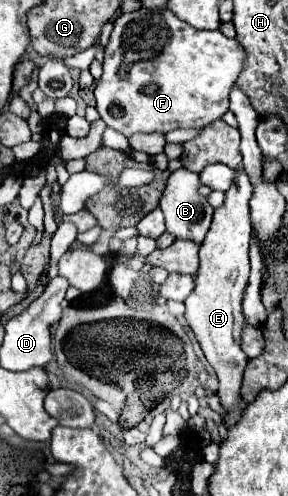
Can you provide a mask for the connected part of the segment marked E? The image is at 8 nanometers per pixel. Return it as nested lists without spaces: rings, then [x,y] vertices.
[[[244,168],[236,170],[234,184],[226,192],[226,200],[220,208],[214,210],[212,226],[200,248],[200,270],[194,276],[194,290],[184,300],[186,304],[186,322],[194,332],[208,364],[214,368],[220,388],[218,396],[230,416],[226,418],[226,426],[238,422],[244,402],[240,398],[242,374],[248,364],[248,356],[242,352],[242,328],[248,326],[246,316],[242,314],[242,298],[248,286],[250,262],[248,262],[248,242],[252,234],[250,224],[250,196],[254,194],[254,186],[250,176],[246,176]]]

